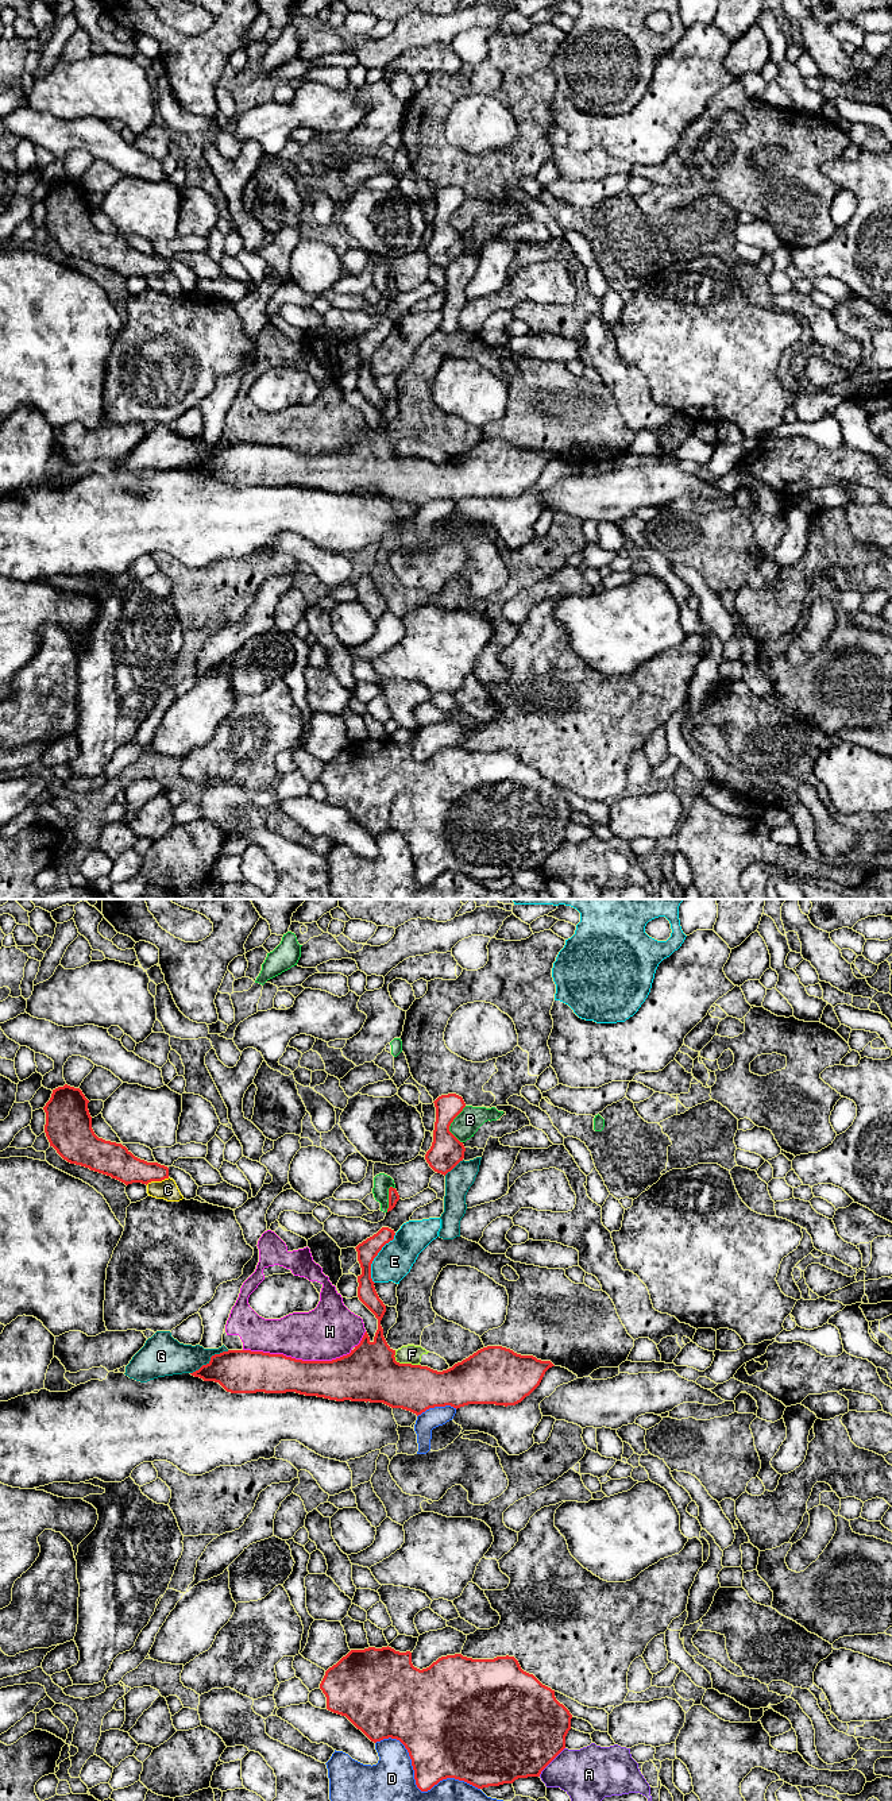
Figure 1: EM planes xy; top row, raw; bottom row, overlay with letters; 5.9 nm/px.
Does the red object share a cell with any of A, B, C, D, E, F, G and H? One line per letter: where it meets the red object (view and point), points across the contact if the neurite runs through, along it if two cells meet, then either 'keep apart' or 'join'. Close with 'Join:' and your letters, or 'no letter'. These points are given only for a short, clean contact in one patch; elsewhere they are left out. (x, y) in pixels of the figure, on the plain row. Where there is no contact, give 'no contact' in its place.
A: xy (551, 853) | keep apart
B: xy (450, 218) | keep apart
C: xy (157, 273) | keep apart
D: xy (416, 876) | keep apart
E: xy (375, 348) | keep apart
F: xy (402, 457) | along xy (394, 443), (397, 454), (419, 458) | keep apart
G: xy (211, 452) | keep apart
H: xy (297, 452) | keep apart
Join: no letter

